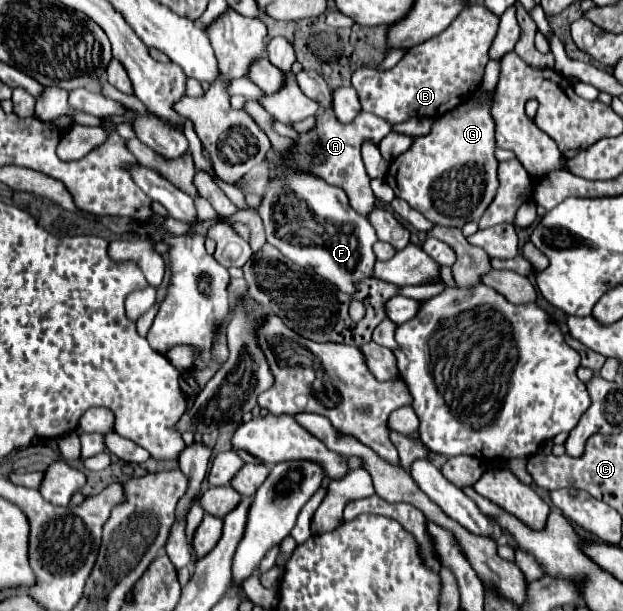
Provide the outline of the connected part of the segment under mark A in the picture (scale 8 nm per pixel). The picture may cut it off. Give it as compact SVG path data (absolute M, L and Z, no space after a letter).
M323 109L321 113L315 115L315 119L317 119L317 123L311 131L295 137L297 153L293 153L293 165L297 165L297 169L301 169L305 173L313 173L315 177L321 177L329 185L341 187L347 193L351 207L359 215L367 217L375 207L375 195L369 187L371 179L369 179L363 159L361 159L361 145L365 141L379 145L379 141L393 131L393 123L381 121L381 117L373 117L373 113L361 111L351 123L343 125L337 121L333 109Z

